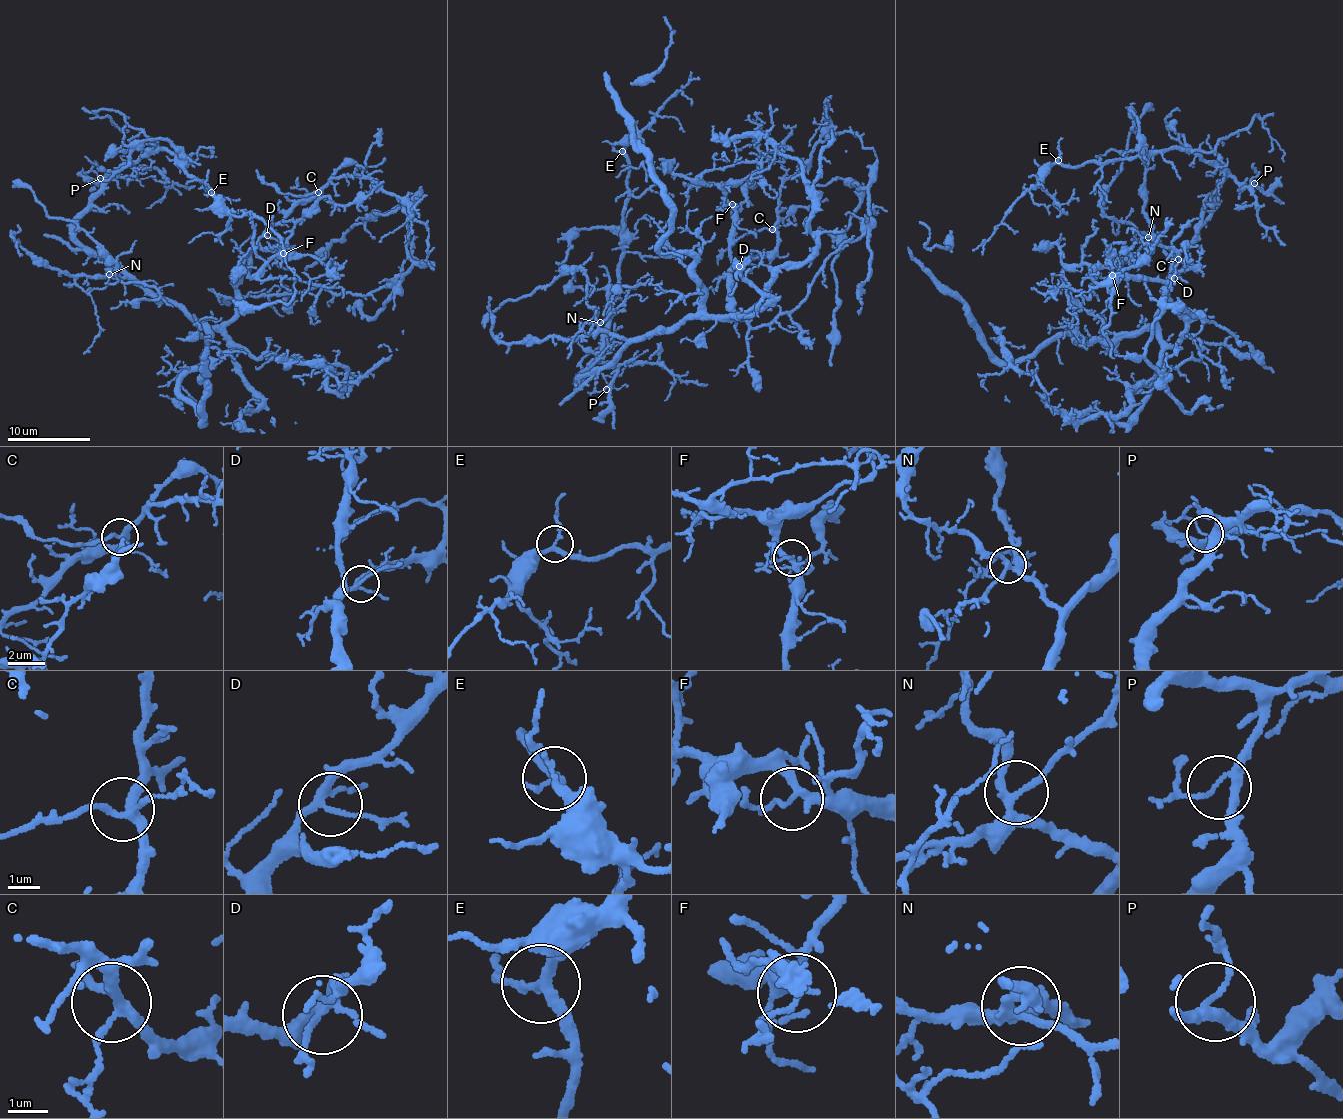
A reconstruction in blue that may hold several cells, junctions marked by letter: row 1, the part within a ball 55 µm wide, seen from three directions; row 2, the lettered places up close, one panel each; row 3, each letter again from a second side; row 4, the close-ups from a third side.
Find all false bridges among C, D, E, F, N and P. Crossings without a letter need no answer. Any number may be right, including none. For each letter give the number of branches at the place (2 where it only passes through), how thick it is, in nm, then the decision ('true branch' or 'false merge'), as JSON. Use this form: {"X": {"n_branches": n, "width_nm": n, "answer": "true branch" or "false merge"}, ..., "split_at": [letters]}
{"C": {"n_branches": 4, "width_nm": 240, "answer": "true branch"}, "D": {"n_branches": 4, "width_nm": 200, "answer": "true branch"}, "E": {"n_branches": 3, "width_nm": 200, "answer": "true branch"}, "F": {"n_branches": 3, "width_nm": 200, "answer": "true branch"}, "N": {"n_branches": 4, "width_nm": 240, "answer": "true branch"}, "P": {"n_branches": 3, "width_nm": 180, "answer": "true branch"}, "split_at": []}

